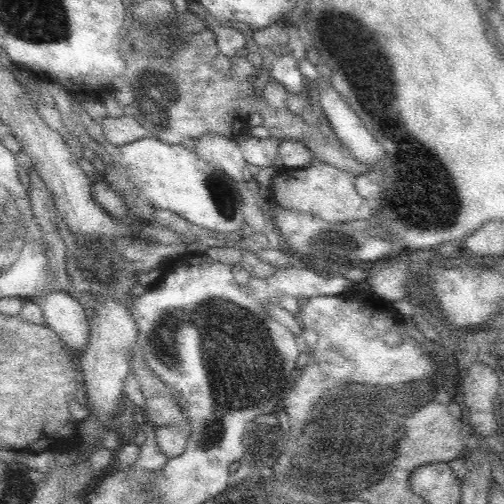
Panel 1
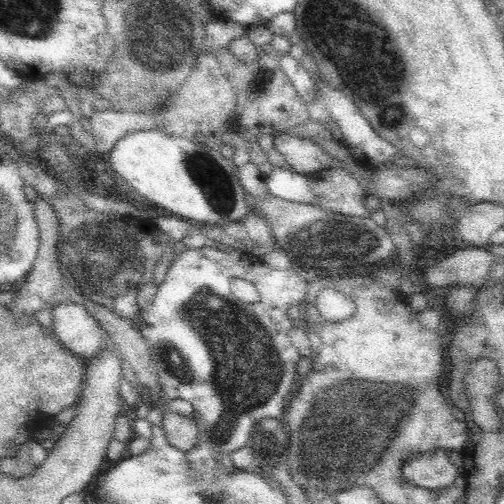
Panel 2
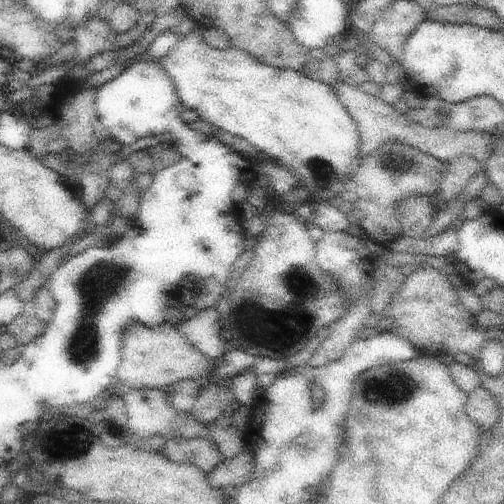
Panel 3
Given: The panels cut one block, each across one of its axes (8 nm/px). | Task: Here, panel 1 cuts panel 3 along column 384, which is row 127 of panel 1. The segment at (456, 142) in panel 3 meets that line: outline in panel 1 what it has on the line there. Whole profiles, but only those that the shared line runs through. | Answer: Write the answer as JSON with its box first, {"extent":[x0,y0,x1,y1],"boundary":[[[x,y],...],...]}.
{"extent":[100,116,150,146],"boundary":[[[122,116],[122,118],[104,118],[100,122],[106,142],[114,146],[124,146],[128,142],[136,142],[140,138],[148,138],[150,132],[144,130],[132,116]]]}

